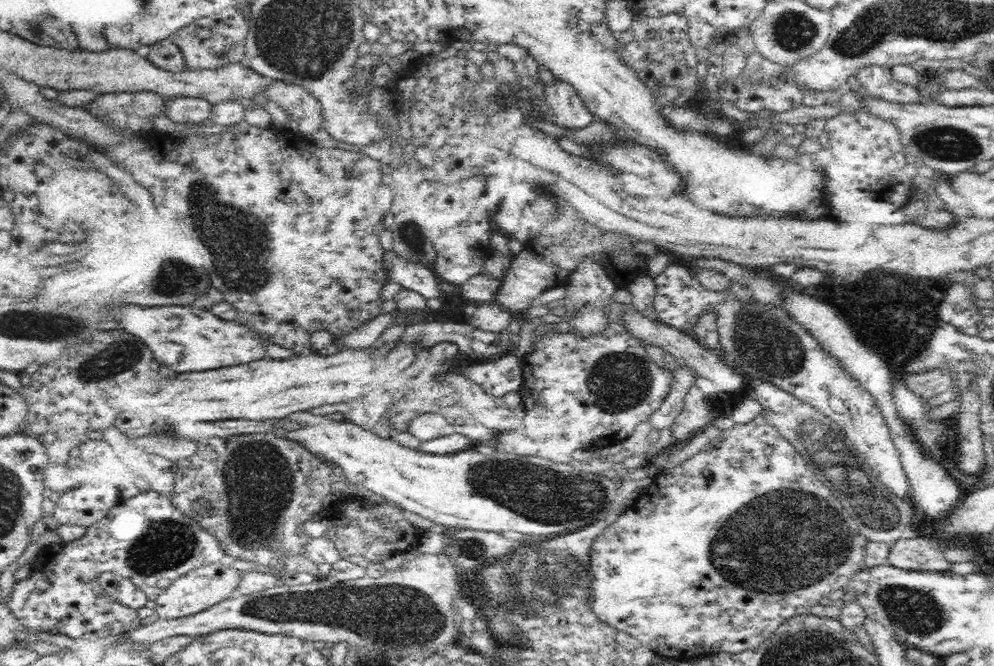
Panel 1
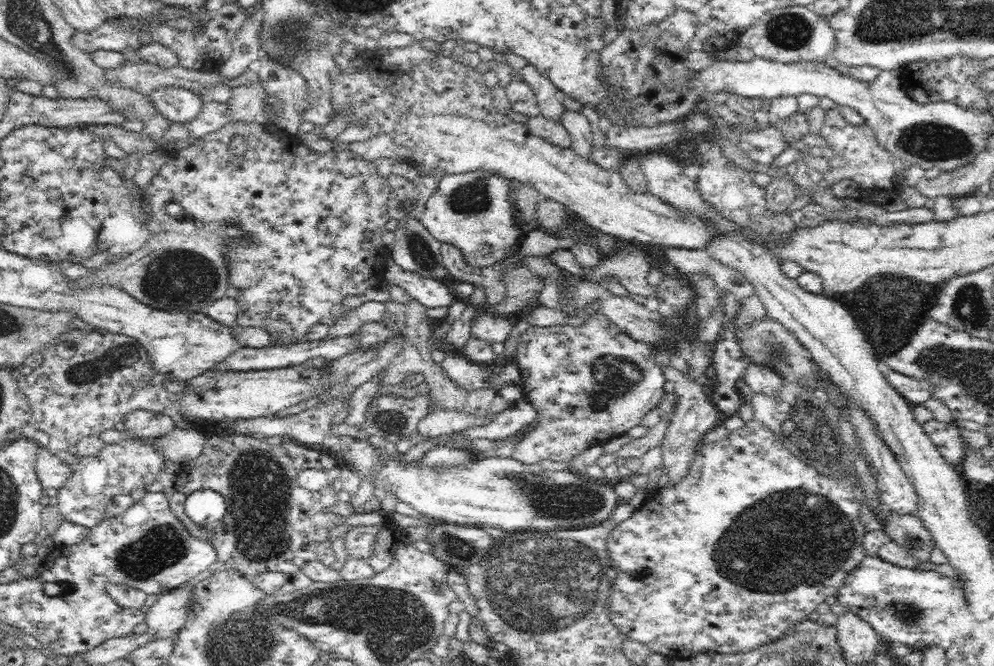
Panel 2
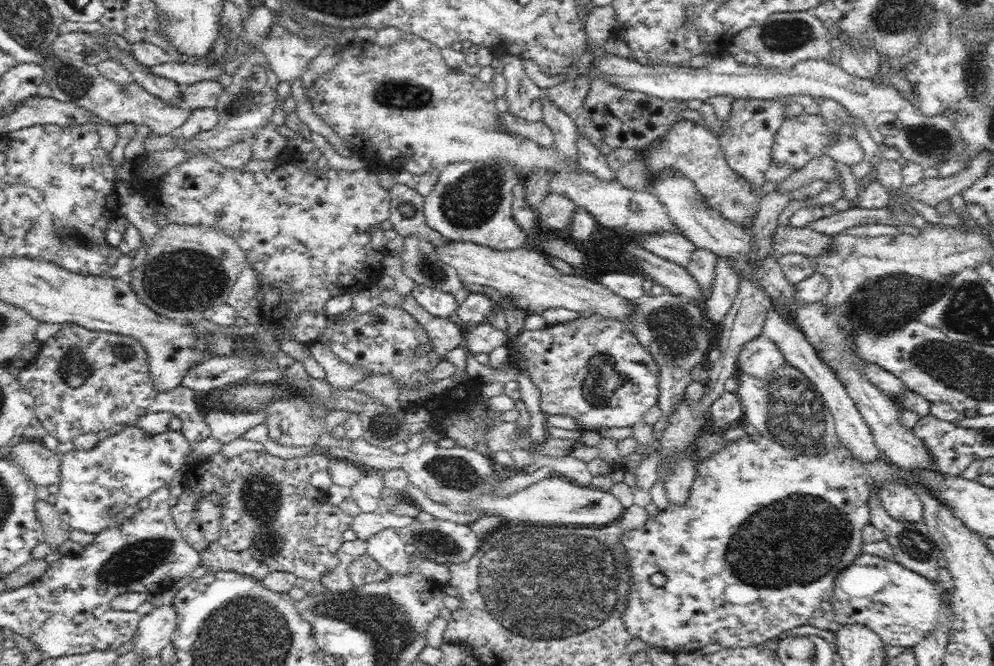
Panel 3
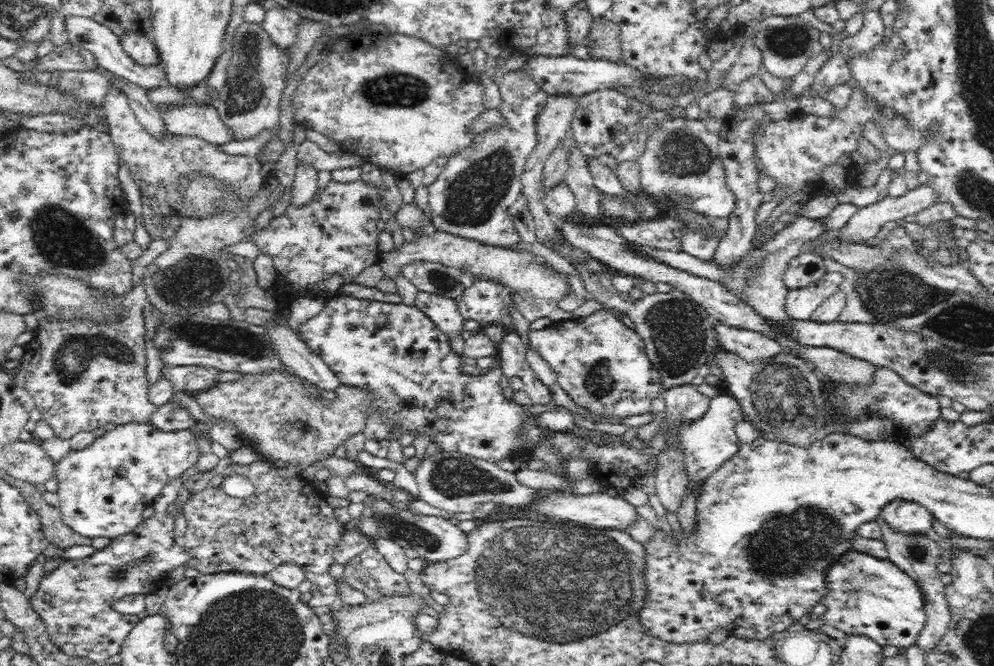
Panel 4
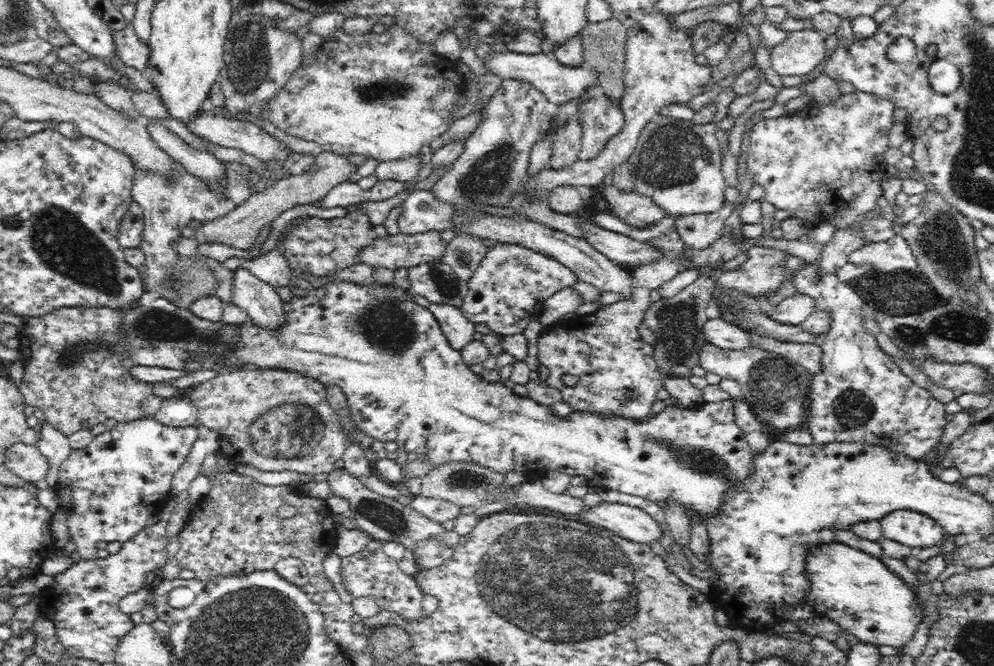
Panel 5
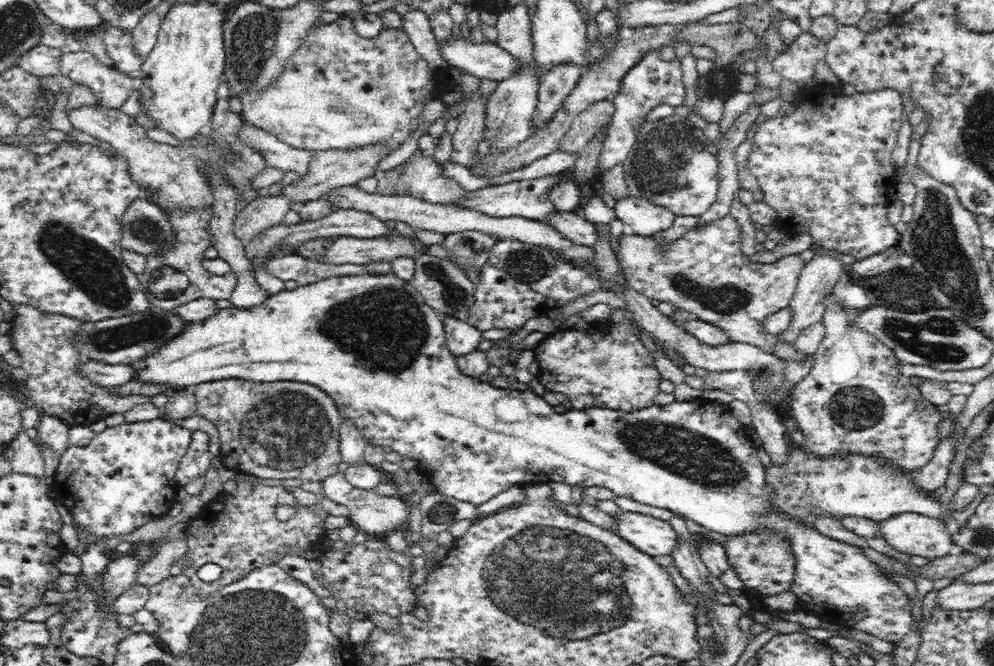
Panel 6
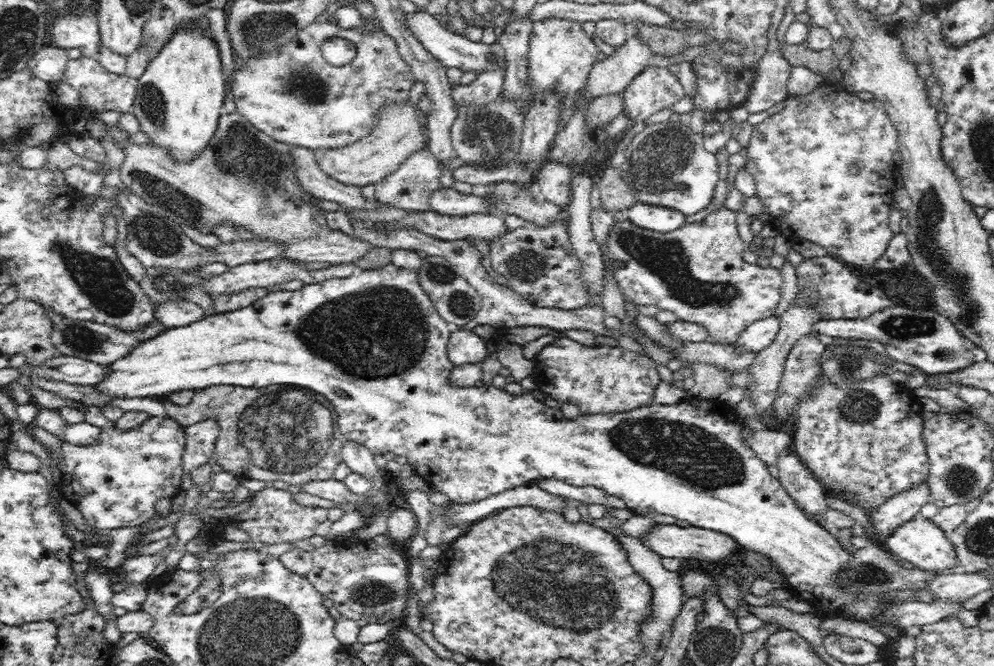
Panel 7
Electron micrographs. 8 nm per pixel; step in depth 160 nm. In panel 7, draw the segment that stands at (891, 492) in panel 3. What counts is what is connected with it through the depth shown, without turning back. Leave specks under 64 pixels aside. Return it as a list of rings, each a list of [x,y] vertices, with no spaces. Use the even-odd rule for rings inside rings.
[[[918,516],[894,529],[892,536],[886,539],[886,545],[890,549],[890,554],[912,563],[916,568],[920,568],[924,572],[939,575],[958,570],[957,555],[948,535],[932,519]]]

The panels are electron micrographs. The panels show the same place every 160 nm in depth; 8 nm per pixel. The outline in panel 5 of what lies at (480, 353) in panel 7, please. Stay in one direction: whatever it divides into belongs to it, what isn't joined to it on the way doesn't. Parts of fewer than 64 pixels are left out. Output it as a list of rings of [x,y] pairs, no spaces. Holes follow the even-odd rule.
[[[411,292],[408,297],[418,305],[434,313],[441,326],[442,333],[446,336],[452,348],[461,351],[474,340],[473,336],[476,333],[476,330],[474,330],[475,324],[468,320],[458,307],[449,304],[434,304],[429,302],[424,296]]]

